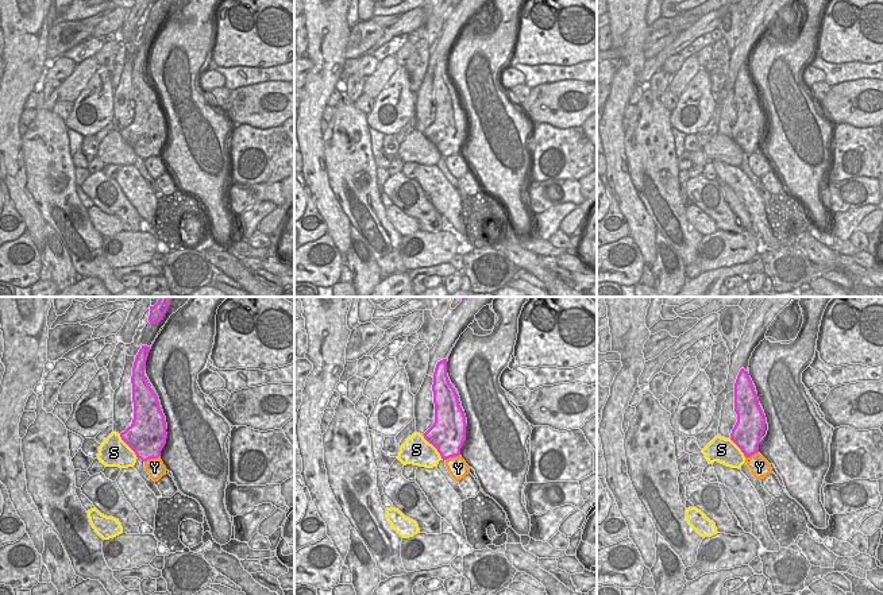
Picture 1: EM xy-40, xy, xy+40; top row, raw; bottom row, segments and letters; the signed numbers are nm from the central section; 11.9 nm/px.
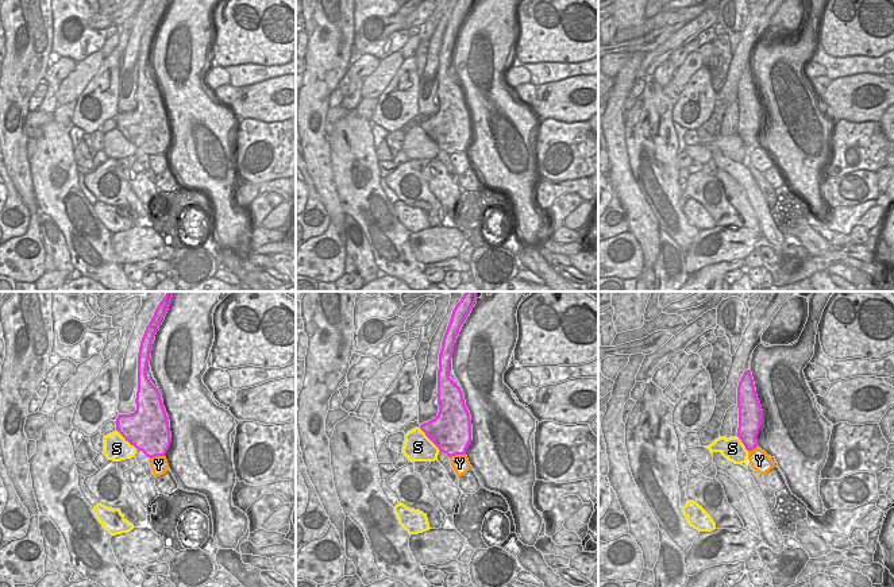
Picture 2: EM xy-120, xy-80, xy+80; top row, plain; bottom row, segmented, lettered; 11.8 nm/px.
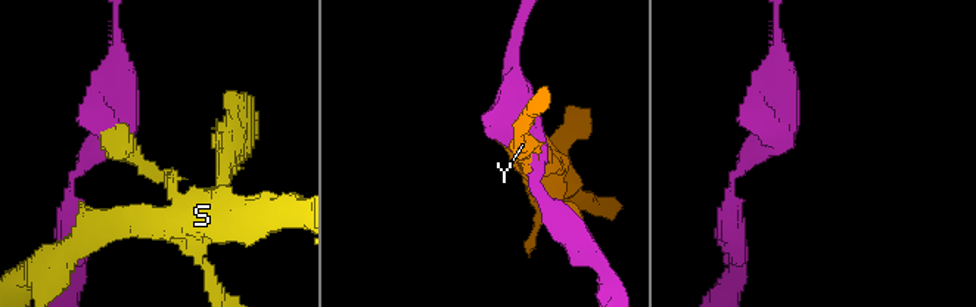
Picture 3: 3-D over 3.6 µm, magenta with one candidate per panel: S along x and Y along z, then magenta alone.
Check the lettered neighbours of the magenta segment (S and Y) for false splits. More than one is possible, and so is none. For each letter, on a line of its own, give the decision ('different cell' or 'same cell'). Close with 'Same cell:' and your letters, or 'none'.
S: different cell
Y: different cell
Same cell: none

